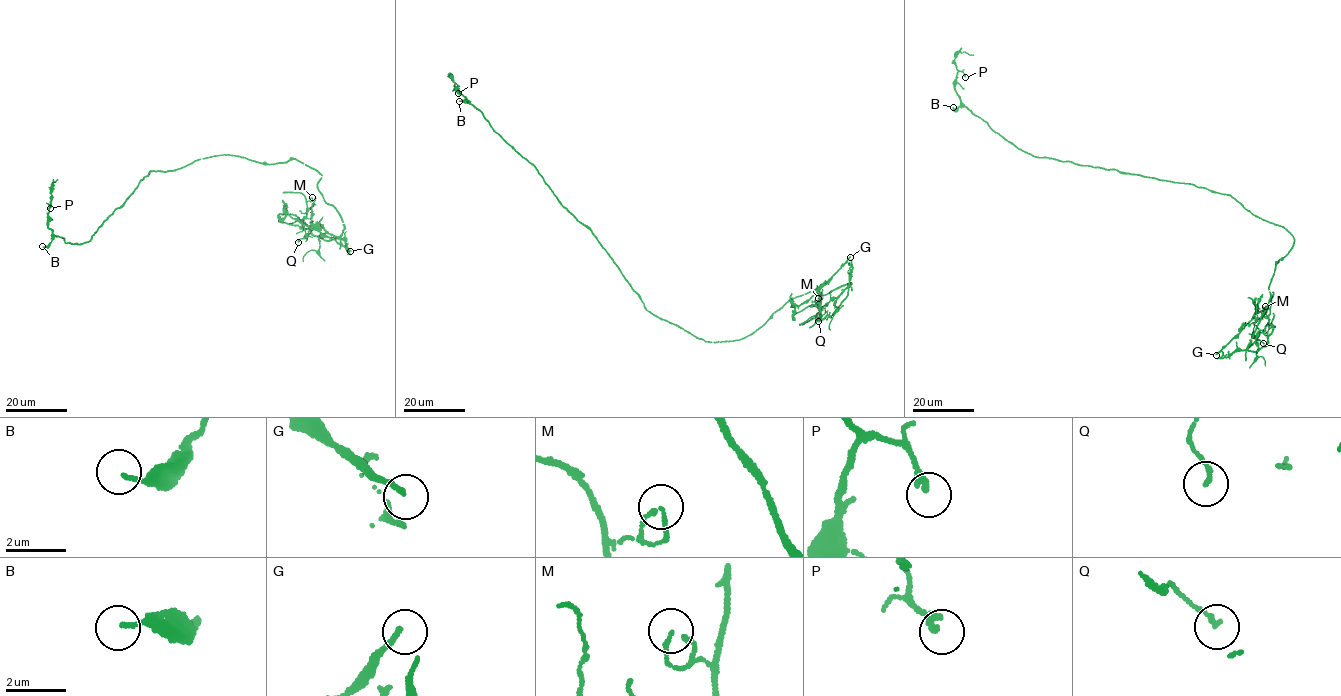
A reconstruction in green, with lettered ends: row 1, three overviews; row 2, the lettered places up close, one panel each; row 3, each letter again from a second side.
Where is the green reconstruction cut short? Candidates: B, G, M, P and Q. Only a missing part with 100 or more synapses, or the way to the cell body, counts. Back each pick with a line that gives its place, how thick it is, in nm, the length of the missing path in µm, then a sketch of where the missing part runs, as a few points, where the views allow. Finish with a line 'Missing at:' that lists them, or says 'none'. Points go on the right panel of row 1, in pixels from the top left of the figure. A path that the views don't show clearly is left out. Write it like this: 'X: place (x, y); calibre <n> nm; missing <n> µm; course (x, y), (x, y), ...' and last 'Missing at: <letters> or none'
Missing at: none

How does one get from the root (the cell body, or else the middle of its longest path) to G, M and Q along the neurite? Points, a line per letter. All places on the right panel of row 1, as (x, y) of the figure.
G: (1242, 206), (1285, 227), (1294, 242), (1275, 263), (1270, 299), (1251, 344), (1216, 355)
M: (1242, 206), (1285, 227), (1295, 239), (1275, 263), (1268, 305), (1248, 350), (1268, 342), (1273, 325), (1265, 306)
Q: (1242, 206), (1285, 227), (1295, 239), (1275, 263), (1268, 305), (1247, 348), (1258, 333), (1263, 343)

